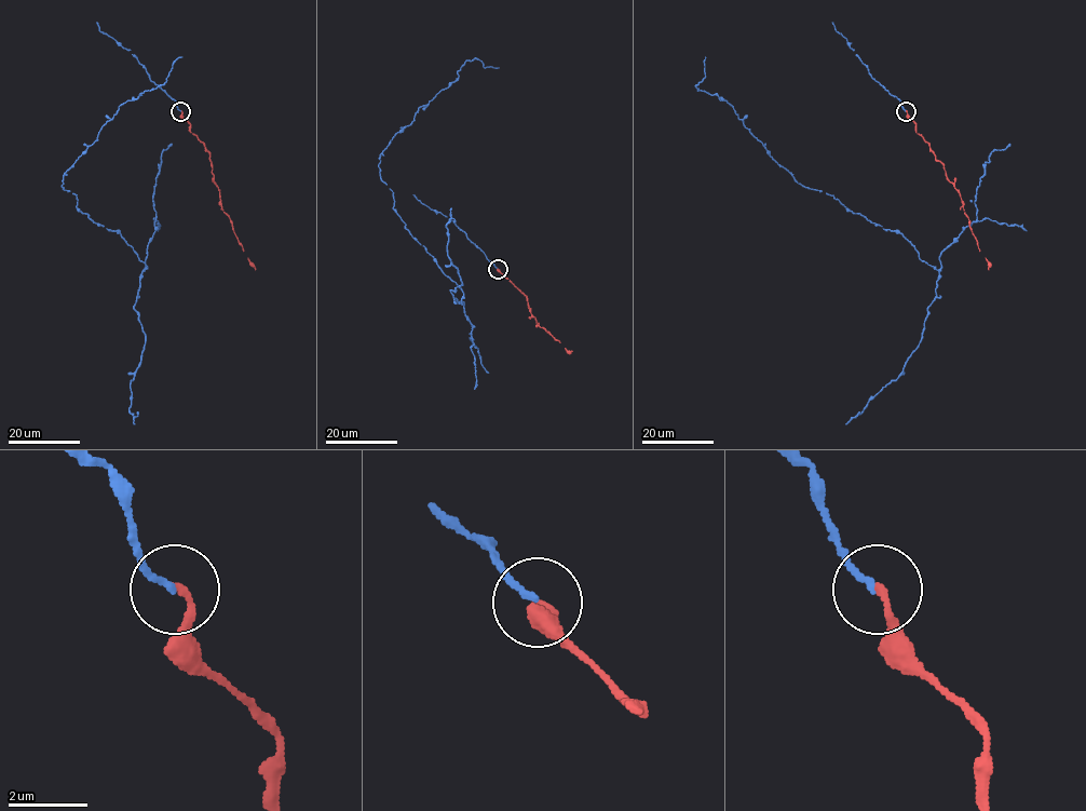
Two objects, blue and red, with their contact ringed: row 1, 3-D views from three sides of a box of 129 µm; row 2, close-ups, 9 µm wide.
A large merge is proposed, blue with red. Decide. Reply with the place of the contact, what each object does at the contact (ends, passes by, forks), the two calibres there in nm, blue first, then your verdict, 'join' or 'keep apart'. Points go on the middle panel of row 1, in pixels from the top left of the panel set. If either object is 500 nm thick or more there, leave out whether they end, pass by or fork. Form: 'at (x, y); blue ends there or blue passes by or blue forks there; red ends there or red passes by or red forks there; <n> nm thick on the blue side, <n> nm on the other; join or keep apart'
at (498, 269); blue ends there; red ends there; 150 nm thick on the blue side, 150 nm on the other; join

